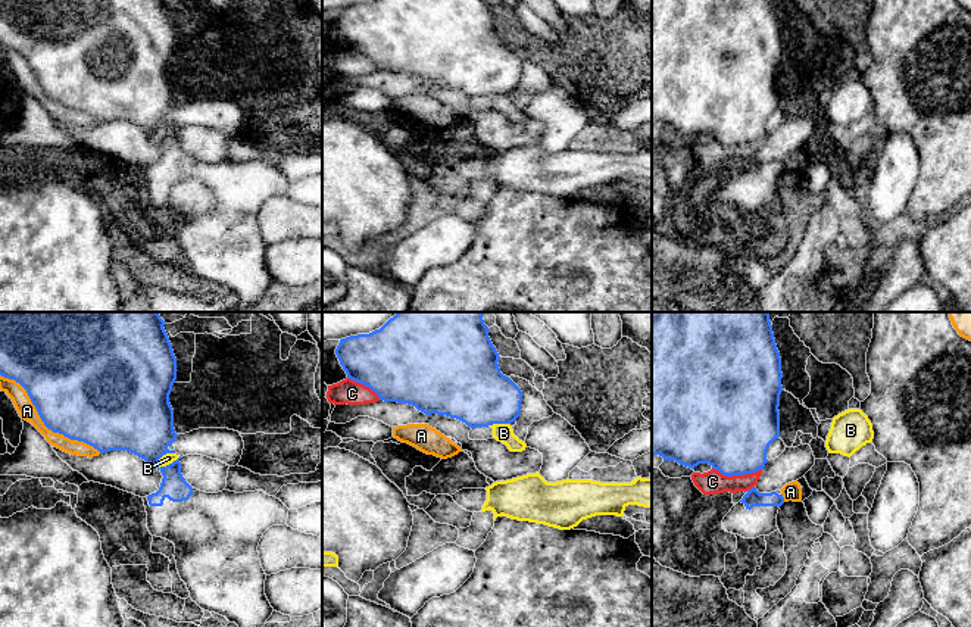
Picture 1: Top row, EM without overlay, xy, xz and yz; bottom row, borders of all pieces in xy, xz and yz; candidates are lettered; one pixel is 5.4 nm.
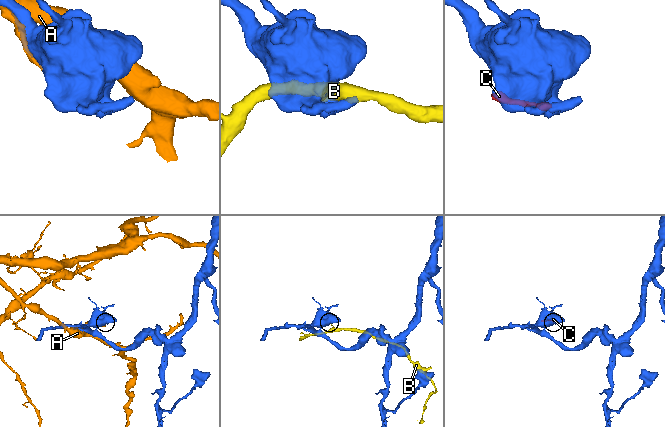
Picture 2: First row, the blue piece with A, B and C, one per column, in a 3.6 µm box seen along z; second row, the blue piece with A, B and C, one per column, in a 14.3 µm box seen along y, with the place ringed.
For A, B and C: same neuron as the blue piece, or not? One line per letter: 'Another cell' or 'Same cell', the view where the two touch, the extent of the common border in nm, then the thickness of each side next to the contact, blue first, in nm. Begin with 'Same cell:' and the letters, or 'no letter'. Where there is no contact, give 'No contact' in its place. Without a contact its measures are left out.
Same cell: no letter
A: Another cell. Touches blue in xy. Shared border 700 nm. Thickness 500 nm (blue) against 100 nm
B: Another cell. Touches blue in xy. Shared border 140 nm. Thickness 320 nm (blue) against 60 nm
C: Another cell. Touches blue in yz. Shared border 280 nm. Thickness 440 nm (blue) against 130 nm

